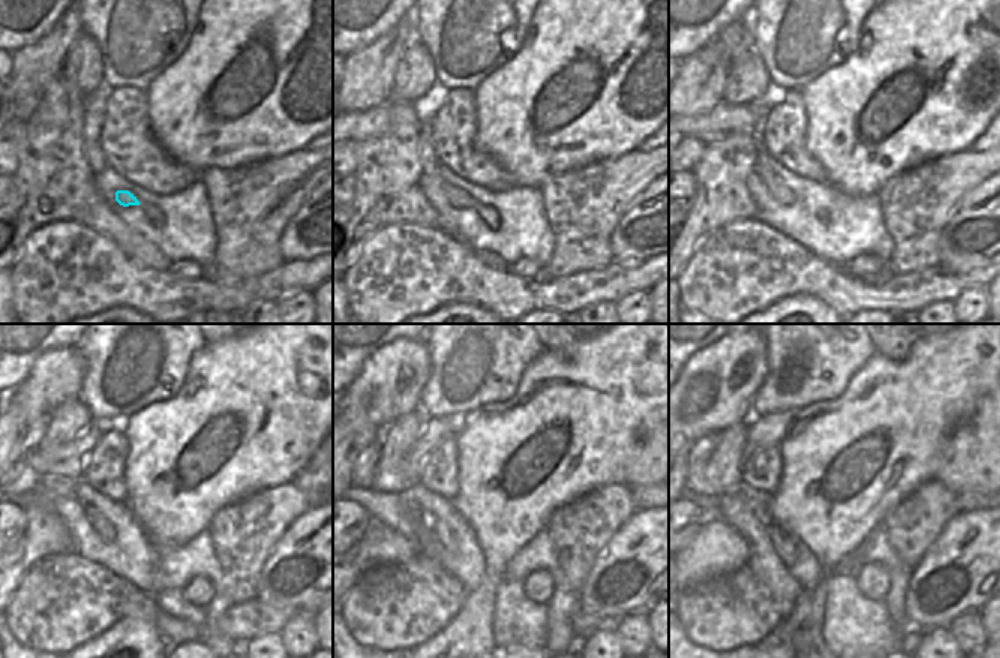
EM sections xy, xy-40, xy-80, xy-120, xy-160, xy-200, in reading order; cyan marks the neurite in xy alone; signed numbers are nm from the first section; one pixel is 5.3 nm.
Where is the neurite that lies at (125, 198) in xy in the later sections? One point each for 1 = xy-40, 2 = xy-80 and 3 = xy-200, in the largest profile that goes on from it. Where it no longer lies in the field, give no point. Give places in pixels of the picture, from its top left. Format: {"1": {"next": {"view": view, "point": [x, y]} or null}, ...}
{"1": {"next": {"view": "xy-40", "point": [459, 198]}}, "2": {"next": {"view": "xy-80", "point": [775, 186]}}, "3": {"next": {"view": "xy-200", "point": [784, 544]}}}

